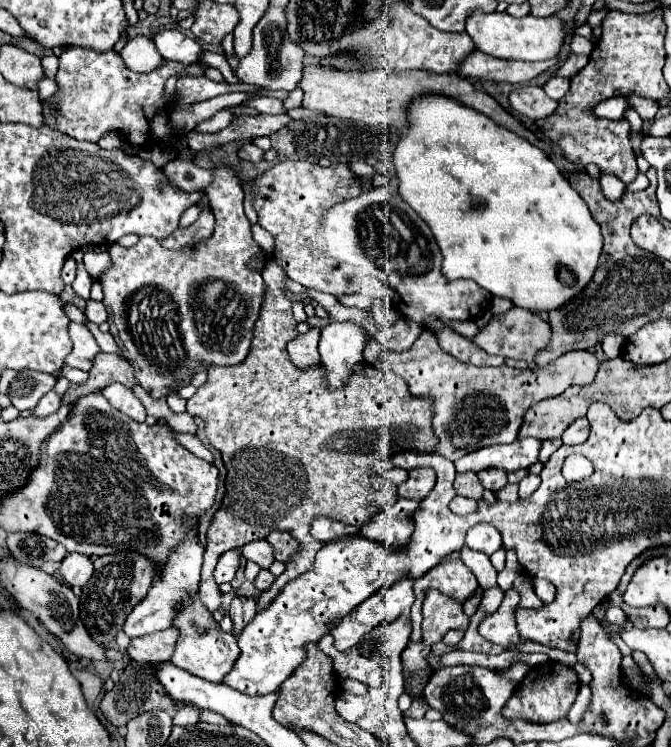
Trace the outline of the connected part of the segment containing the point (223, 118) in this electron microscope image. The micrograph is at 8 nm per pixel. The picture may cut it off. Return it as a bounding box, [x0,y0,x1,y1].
[197,109,233,133]

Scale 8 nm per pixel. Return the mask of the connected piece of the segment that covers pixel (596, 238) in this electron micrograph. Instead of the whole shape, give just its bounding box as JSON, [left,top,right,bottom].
[391,97,603,311]

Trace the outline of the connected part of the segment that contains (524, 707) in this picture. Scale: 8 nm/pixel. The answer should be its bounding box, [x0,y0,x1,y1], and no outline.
[502,661,577,723]

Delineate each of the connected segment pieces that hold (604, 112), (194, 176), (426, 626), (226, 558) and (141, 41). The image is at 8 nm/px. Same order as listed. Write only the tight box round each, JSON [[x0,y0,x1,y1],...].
[[595,97,631,119],[165,159,211,193],[421,589,469,651],[215,549,241,585],[119,35,163,73]]

